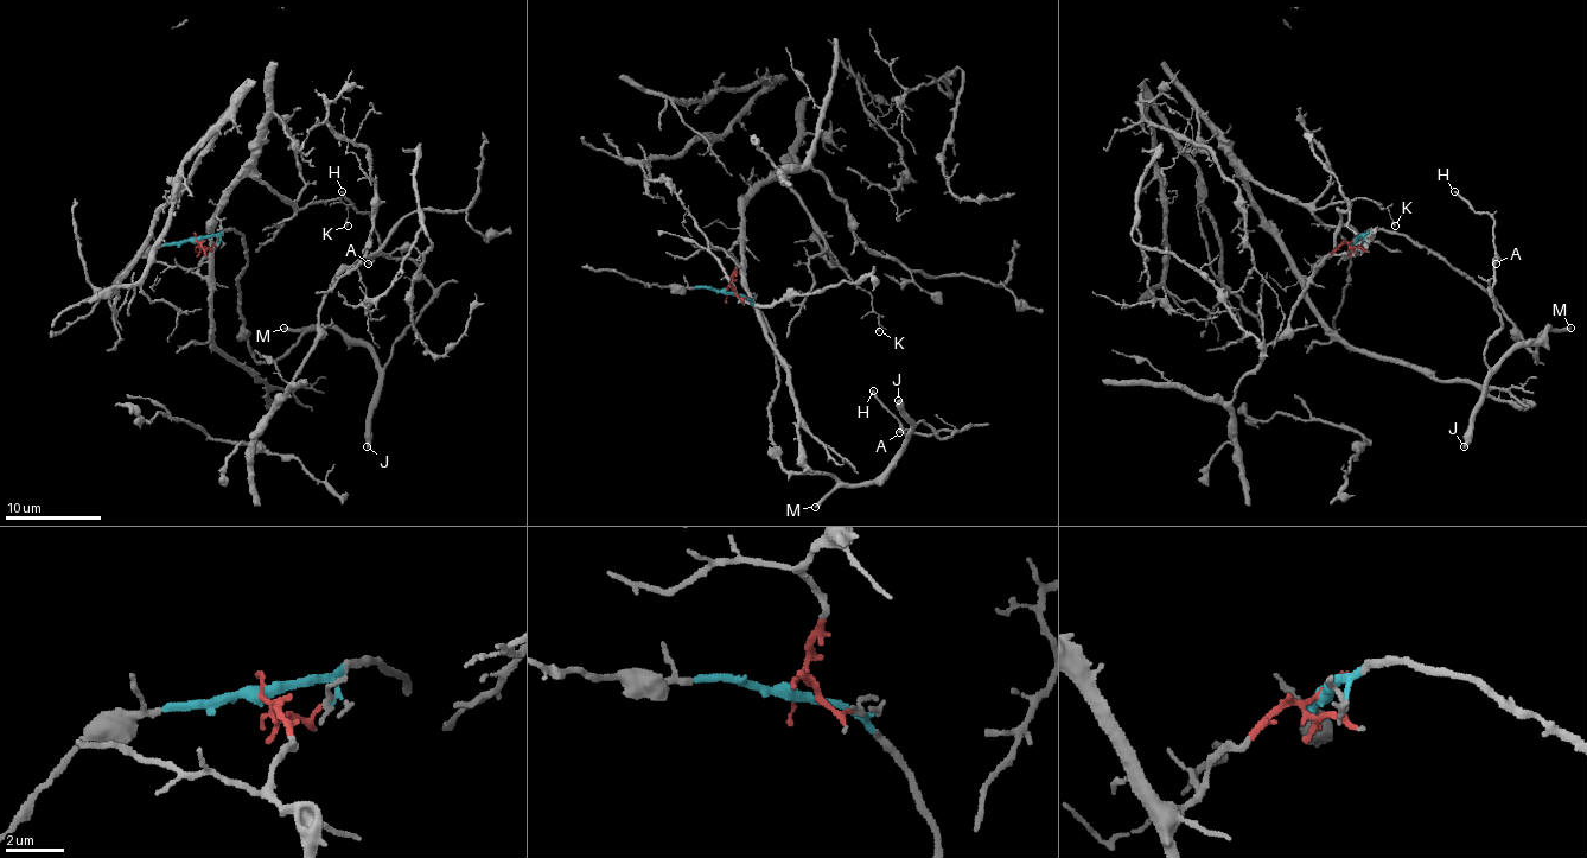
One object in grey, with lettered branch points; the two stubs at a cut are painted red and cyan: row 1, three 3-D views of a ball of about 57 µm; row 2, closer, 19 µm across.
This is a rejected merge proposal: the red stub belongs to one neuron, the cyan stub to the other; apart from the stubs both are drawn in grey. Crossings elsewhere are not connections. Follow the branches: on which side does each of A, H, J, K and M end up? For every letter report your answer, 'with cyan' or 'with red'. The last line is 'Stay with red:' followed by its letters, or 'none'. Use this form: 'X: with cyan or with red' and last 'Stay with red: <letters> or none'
A: with cyan
H: with cyan
J: with cyan
K: with red
M: with cyan
Stay with red: K

